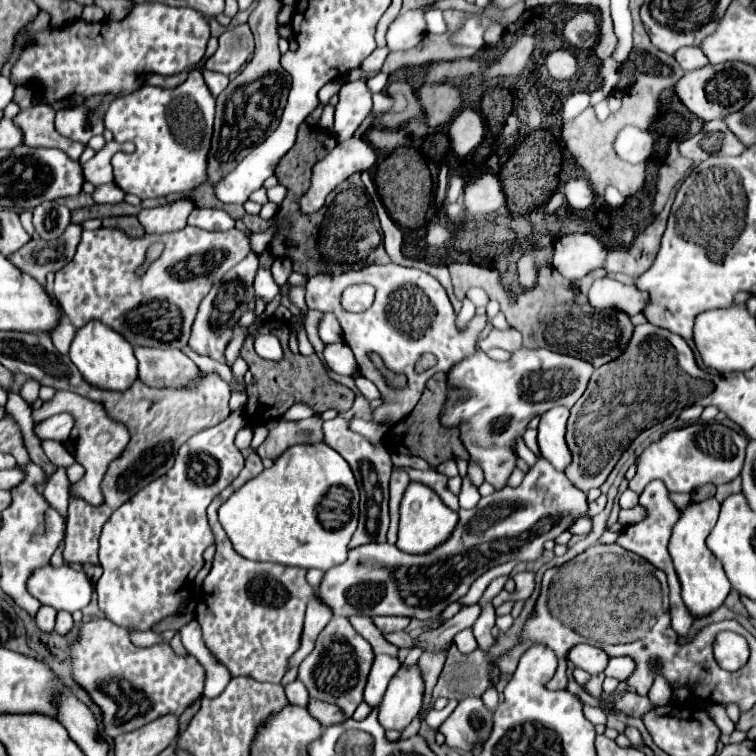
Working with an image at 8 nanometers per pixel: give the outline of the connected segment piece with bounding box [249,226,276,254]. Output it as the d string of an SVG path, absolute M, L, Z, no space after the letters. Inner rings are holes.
M272 226L262 233L251 233L249 237L252 251L261 254L267 248L275 233L276 226Z

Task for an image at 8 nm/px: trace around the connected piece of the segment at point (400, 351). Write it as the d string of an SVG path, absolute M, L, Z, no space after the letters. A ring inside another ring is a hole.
M386 264L386 266L366 266L358 272L344 272L340 276L314 276L309 278L306 284L306 304L310 310L318 312L334 312L342 326L342 340L344 344L354 352L358 372L372 380L382 396L382 406L372 410L372 420L376 424L386 422L400 422L404 420L414 406L418 404L422 392L426 390L426 382L436 372L448 372L452 364L458 364L460 360L474 354L474 344L478 340L478 334L488 326L488 316L482 314L480 318L474 318L470 328L460 330L456 326L456 312L446 296L446 290L436 282L434 276L428 276L426 272L404 268L398 264ZM356 282L368 282L376 288L376 300L374 304L360 314L350 314L340 308L340 296L346 286ZM366 350L380 354L386 368L396 374L406 374L408 388L392 392L392 388L382 382L382 376L376 376L378 372L368 370L368 356ZM422 354L434 354L436 366L426 370L424 374L414 372L414 364Z

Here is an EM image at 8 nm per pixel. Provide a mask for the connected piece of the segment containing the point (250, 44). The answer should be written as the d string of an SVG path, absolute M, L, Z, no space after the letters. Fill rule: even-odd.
M248 24L236 26L234 30L226 30L218 38L218 50L206 62L206 68L226 76L238 72L248 62L252 48L254 48L254 38Z

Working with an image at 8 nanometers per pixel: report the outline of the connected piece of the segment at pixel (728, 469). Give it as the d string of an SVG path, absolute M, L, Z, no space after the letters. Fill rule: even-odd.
M690 424L672 430L658 442L652 442L638 456L638 470L630 480L630 490L640 494L650 480L662 480L668 492L692 492L702 484L726 484L740 474L748 440L720 424Z

